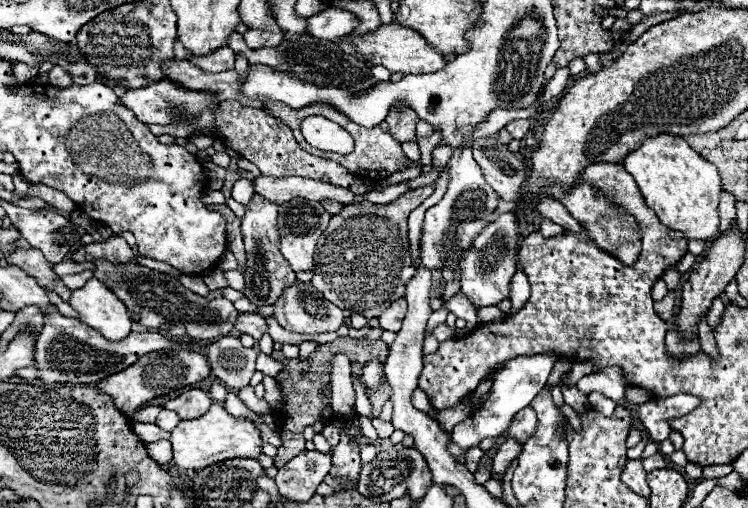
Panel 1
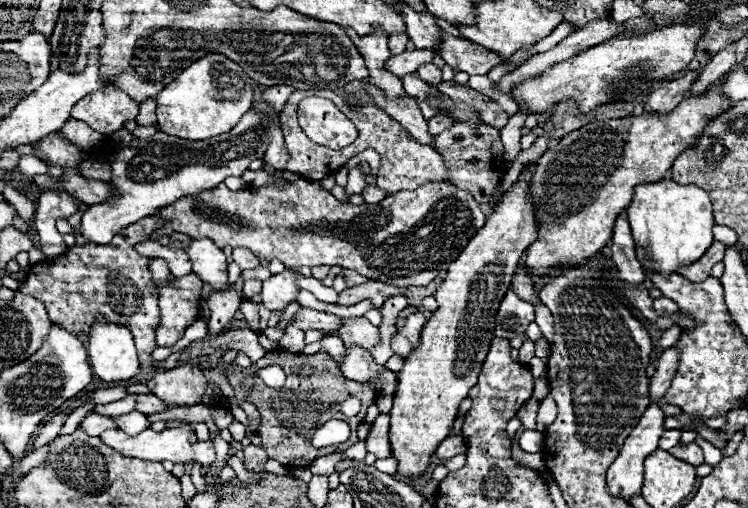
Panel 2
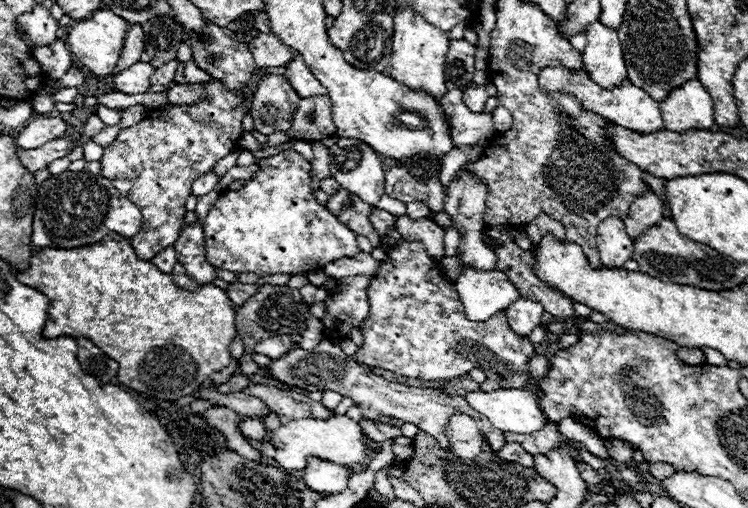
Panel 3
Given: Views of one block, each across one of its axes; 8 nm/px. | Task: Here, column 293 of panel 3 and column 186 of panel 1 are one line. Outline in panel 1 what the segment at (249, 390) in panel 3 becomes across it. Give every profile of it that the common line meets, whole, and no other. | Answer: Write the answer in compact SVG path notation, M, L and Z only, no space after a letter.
M194 388L194 390L188 390L174 400L168 400L164 404L164 408L178 412L180 418L198 418L198 416L206 414L210 404L212 404L212 400L208 398L208 394L200 388Z

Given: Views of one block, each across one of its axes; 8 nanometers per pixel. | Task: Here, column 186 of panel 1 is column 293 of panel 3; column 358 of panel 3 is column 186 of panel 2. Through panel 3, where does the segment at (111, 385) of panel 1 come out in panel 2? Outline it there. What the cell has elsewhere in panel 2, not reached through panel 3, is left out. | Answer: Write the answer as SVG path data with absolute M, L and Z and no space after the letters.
M182 364L178 368L156 374L152 380L148 380L148 388L168 408L196 406L196 404L202 404L206 378L198 366Z

